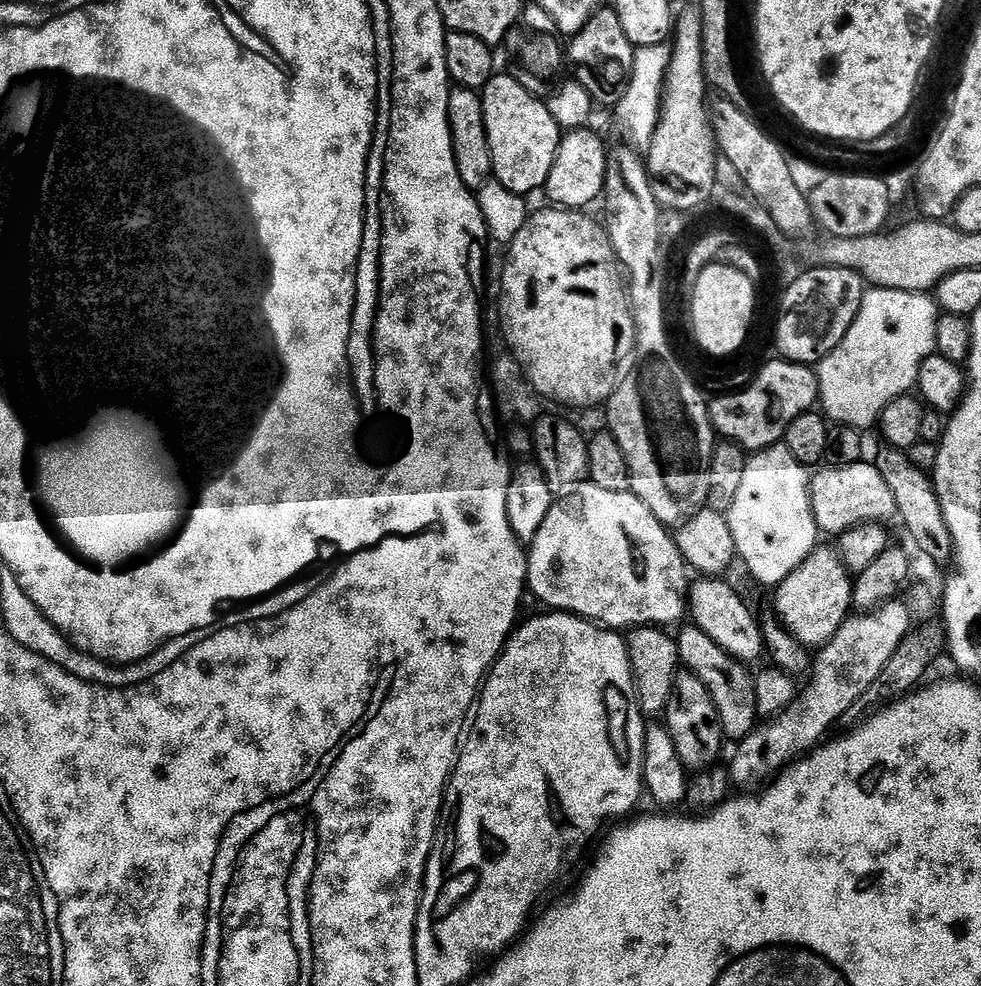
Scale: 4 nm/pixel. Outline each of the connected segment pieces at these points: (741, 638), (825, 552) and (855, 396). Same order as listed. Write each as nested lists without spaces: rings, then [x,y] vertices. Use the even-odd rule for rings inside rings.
[[[700,578],[697,581],[692,592],[690,588],[691,623],[701,628],[727,656],[745,666],[752,666],[766,648],[761,625],[756,625],[756,620],[752,617],[751,610],[744,605],[743,598],[730,585],[723,584],[723,579]]]
[[[818,546],[775,587],[774,604],[784,630],[806,648],[820,648],[831,641],[847,620],[852,605],[851,575],[831,548]]]
[[[869,287],[846,338],[815,369],[823,415],[836,426],[871,429],[886,405],[917,387],[923,360],[936,352],[937,319],[938,305],[929,293]]]

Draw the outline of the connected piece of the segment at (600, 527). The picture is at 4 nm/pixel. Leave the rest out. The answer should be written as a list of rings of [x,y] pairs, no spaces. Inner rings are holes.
[[[580,482],[575,485],[564,497],[557,499],[546,514],[545,521],[534,534],[526,552],[526,588],[533,592],[548,610],[557,612],[571,612],[573,616],[580,616],[584,620],[590,620],[597,626],[603,626],[609,630],[631,630],[634,628],[646,628],[649,626],[668,626],[664,624],[679,625],[680,619],[686,616],[686,592],[680,589],[680,583],[684,580],[685,569],[682,567],[680,552],[676,549],[676,541],[671,531],[667,532],[665,525],[654,516],[646,505],[640,501],[632,491],[615,492],[614,490],[602,490],[597,484]]]

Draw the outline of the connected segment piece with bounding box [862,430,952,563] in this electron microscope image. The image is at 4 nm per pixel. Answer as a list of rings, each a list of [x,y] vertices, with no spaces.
[[[870,430],[862,434],[862,458],[872,458],[883,482],[889,487],[890,494],[894,496],[897,517],[902,520],[915,550],[936,562],[949,563],[952,557],[952,539],[946,529],[945,519],[942,518],[931,477],[923,469],[916,467],[905,451],[884,444],[881,437]]]

